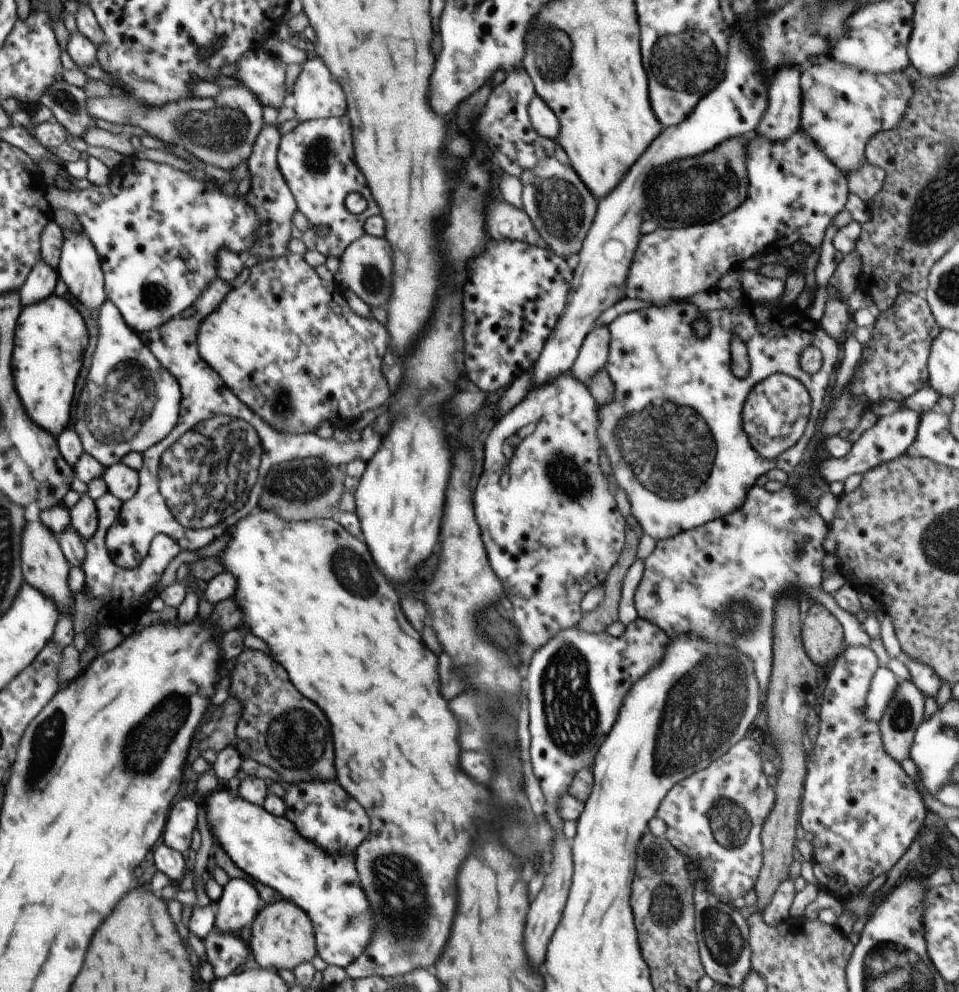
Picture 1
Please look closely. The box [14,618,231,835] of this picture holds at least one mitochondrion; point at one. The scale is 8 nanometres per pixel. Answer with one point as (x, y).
(48, 738)

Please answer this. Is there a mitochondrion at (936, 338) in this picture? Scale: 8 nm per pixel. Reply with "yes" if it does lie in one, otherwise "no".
no

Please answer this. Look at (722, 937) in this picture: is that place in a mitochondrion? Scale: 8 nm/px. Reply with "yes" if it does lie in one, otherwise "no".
yes

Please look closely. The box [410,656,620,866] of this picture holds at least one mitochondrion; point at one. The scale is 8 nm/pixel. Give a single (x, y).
(532, 852)

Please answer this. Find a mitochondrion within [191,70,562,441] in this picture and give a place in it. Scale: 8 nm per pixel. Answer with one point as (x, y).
(319, 152)

